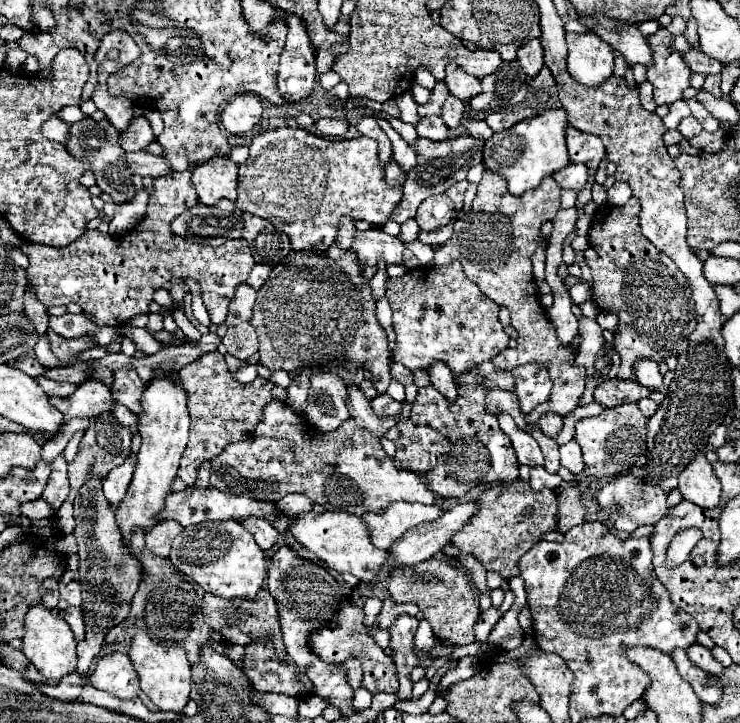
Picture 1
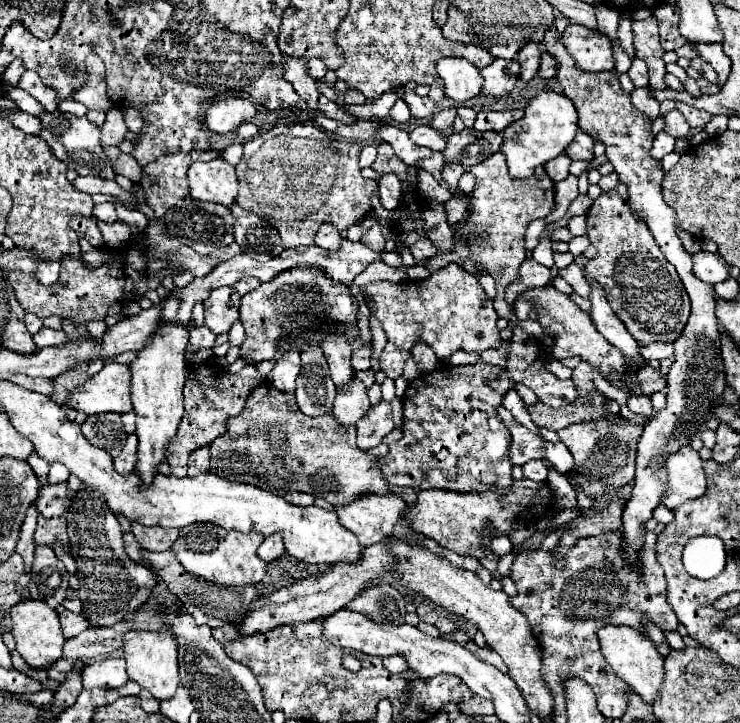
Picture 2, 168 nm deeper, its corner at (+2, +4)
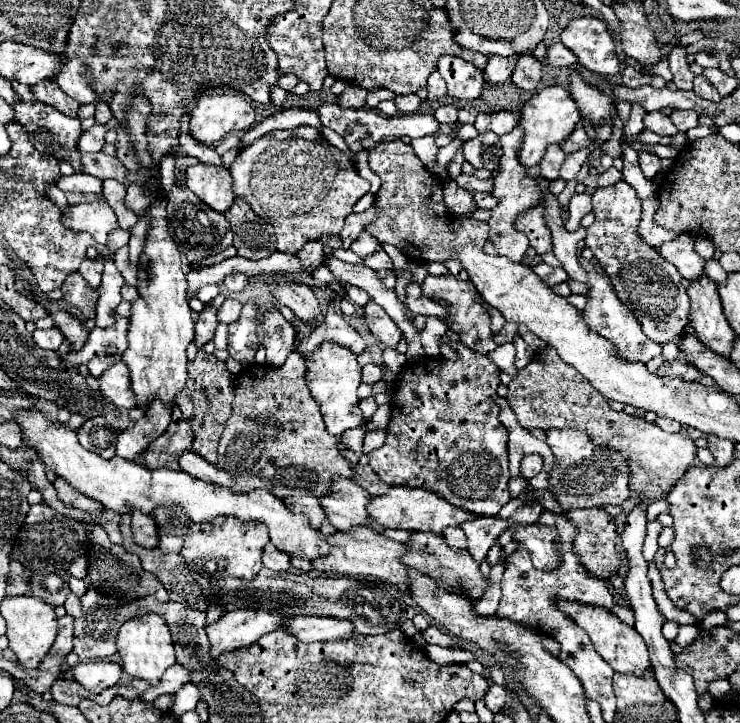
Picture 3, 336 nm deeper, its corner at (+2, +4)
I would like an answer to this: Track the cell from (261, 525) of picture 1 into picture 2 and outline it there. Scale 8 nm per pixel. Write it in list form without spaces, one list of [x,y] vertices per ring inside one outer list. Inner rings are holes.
[[[267,535],[265,539],[263,539],[263,543],[261,543],[261,547],[257,549],[257,555],[263,559],[263,561],[273,561],[273,559],[277,559],[281,553],[283,553],[285,549],[283,549],[283,539],[281,539],[281,535]]]

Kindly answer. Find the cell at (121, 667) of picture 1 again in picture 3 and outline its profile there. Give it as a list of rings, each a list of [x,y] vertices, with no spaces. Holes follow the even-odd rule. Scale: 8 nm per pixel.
[[[77,663],[73,667],[73,679],[89,693],[99,695],[103,689],[115,685],[121,679],[121,665],[117,663]]]

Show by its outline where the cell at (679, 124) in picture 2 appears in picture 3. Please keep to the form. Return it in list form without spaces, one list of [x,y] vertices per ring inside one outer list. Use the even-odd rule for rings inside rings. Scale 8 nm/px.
[[[661,111],[645,113],[643,125],[645,125],[647,131],[653,131],[653,133],[657,133],[657,135],[669,135],[669,137],[671,137],[671,135],[677,133],[677,129],[673,127],[673,121],[671,121],[665,113],[661,113]]]

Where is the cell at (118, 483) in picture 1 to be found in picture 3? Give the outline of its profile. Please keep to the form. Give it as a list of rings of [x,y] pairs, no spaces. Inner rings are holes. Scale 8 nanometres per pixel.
[[[159,399],[153,401],[149,405],[149,411],[145,411],[145,415],[135,423],[133,431],[129,429],[119,433],[117,455],[125,459],[133,459],[135,455],[141,455],[155,437],[163,435],[163,431],[171,423],[171,411],[173,411],[173,403],[165,405]]]

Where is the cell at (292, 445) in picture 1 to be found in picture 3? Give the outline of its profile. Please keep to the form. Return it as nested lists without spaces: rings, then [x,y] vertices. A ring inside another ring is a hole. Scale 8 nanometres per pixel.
[[[293,351],[287,361],[281,367],[269,367],[269,365],[251,365],[245,367],[235,377],[235,397],[233,397],[233,413],[225,423],[225,431],[219,441],[219,467],[225,467],[227,471],[237,473],[251,473],[261,475],[263,479],[269,479],[273,483],[273,491],[279,497],[291,497],[291,495],[313,495],[323,497],[329,493],[331,479],[335,475],[351,477],[353,469],[341,457],[337,447],[337,437],[329,435],[325,431],[321,413],[317,411],[317,403],[313,403],[313,397],[309,395],[309,389],[305,387],[303,375],[303,357]]]

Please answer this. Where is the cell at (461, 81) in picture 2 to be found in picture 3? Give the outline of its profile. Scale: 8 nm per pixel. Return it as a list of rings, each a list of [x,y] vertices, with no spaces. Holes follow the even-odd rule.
[[[445,55],[439,59],[437,71],[447,83],[447,93],[457,99],[477,99],[483,87],[483,73],[471,63]]]

